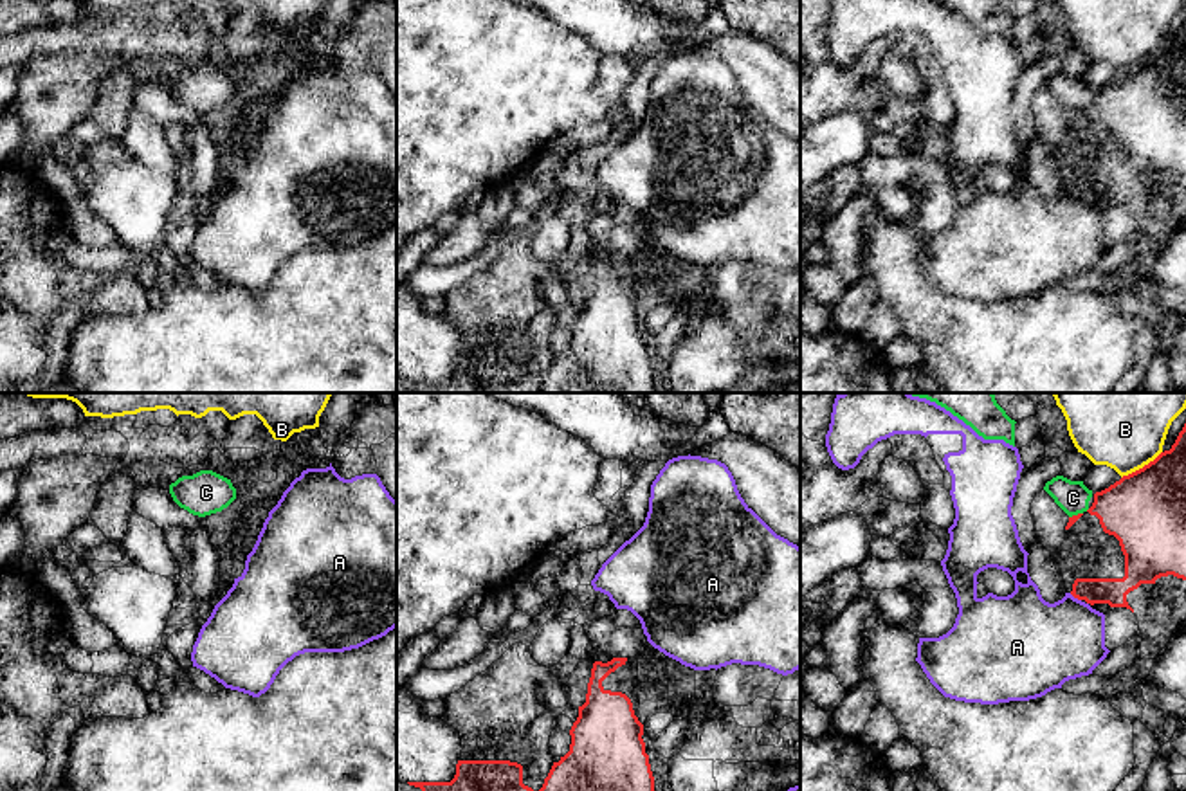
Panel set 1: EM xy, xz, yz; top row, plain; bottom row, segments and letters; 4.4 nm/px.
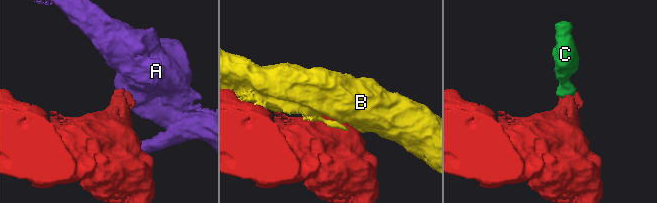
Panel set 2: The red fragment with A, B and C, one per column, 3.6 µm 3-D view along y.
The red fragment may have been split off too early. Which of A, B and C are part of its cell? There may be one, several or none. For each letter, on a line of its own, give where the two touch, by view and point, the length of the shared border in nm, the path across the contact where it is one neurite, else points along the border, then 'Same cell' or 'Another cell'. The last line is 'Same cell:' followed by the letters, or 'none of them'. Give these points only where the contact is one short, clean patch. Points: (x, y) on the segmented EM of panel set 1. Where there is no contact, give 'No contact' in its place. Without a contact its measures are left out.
A: Touches red at yz (1075, 597). Shared border 70 nm. Another cell
B: Touches red at yz (1143, 467). Shared border 220 nm. Another cell
C: Touches red at yz (1075, 516). Shared border 70 nm. Path across: yz (1073, 519), (1075, 516), (1073, 498). Same cell
Same cell: C

